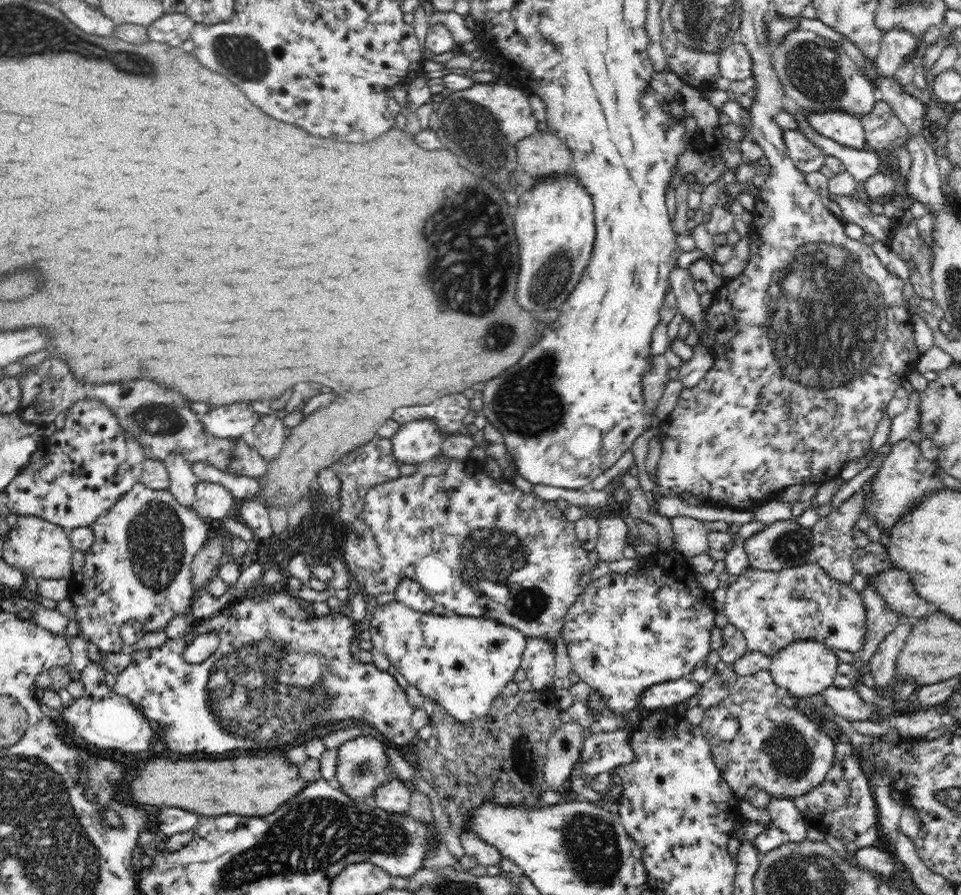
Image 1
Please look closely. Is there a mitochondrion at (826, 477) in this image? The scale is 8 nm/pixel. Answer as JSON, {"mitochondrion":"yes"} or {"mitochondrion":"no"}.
{"mitochondrion":"no"}

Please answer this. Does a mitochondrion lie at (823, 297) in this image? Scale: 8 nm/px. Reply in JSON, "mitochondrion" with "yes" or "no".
{"mitochondrion":"yes"}

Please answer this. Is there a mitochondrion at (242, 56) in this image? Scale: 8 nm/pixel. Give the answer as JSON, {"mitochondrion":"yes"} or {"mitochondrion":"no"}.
{"mitochondrion":"yes"}

